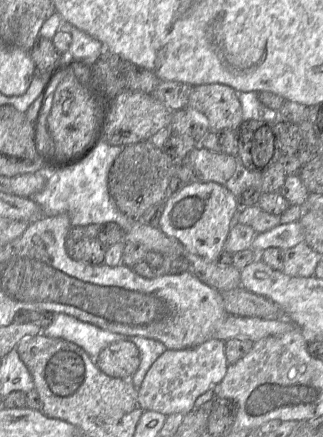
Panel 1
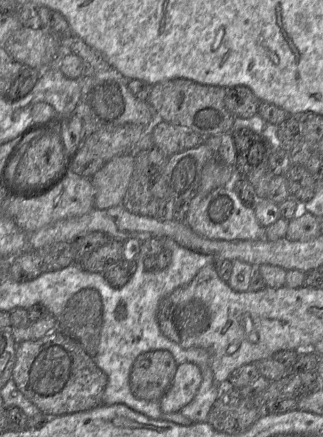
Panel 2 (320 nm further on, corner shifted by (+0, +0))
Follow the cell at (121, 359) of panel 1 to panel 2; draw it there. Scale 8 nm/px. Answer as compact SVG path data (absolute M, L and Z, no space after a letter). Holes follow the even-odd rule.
M166 350L148 351L139 355L130 374L130 389L135 397L158 401L171 387L178 364Z

